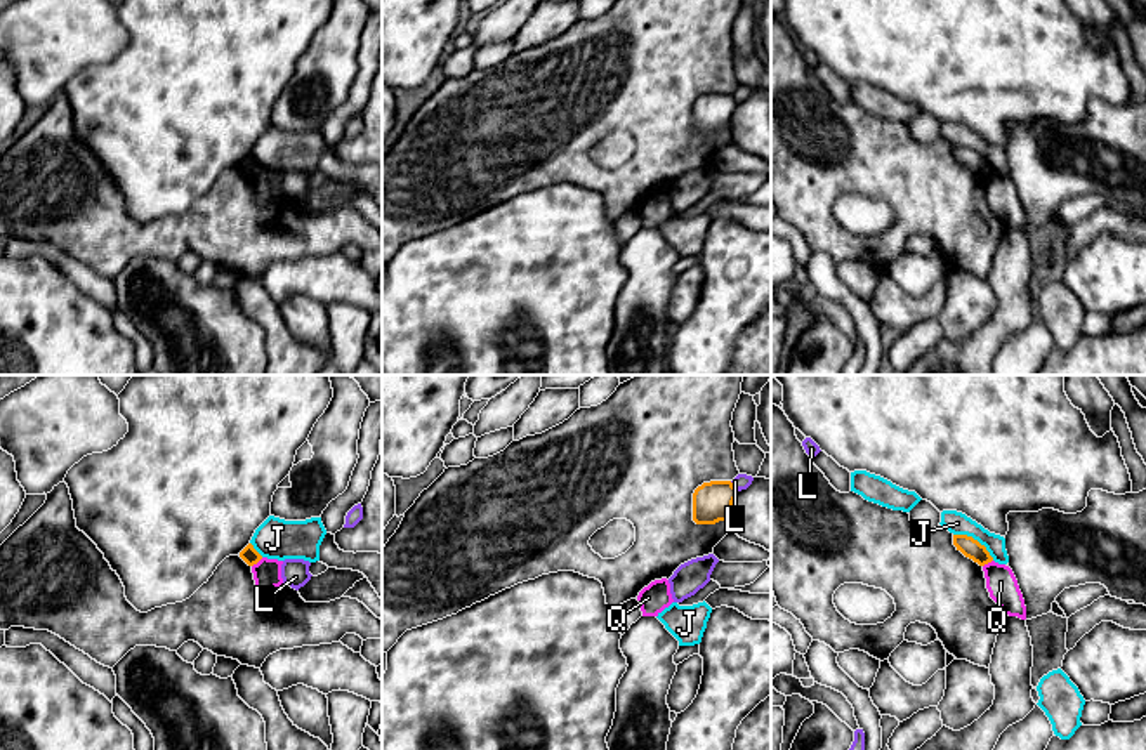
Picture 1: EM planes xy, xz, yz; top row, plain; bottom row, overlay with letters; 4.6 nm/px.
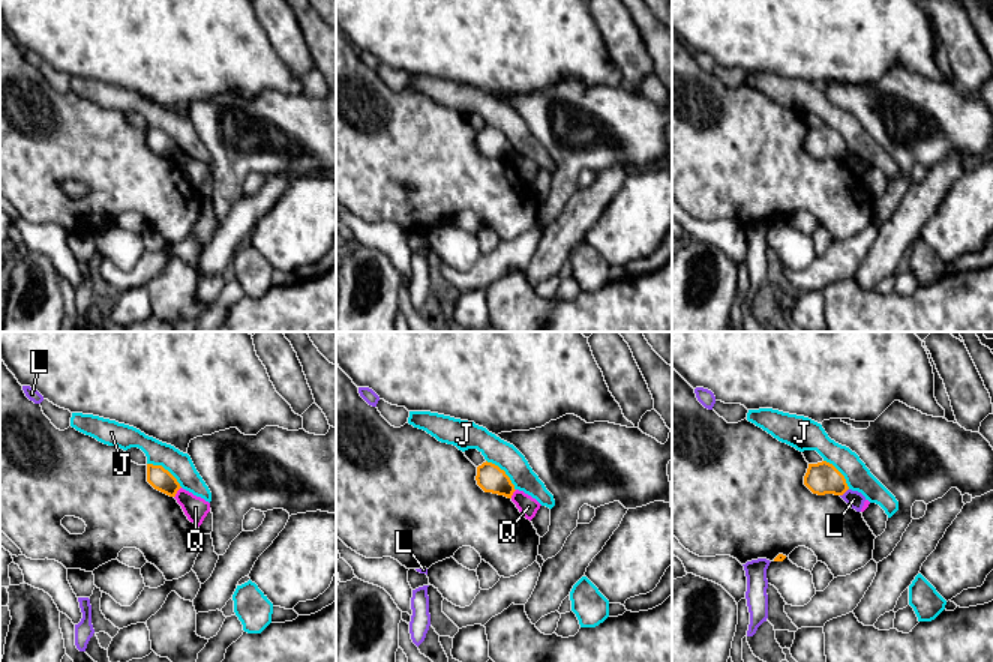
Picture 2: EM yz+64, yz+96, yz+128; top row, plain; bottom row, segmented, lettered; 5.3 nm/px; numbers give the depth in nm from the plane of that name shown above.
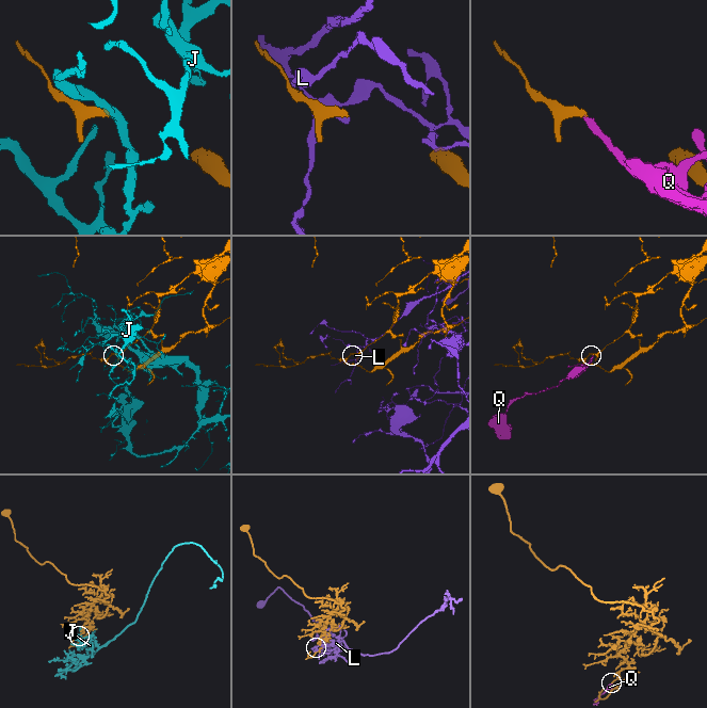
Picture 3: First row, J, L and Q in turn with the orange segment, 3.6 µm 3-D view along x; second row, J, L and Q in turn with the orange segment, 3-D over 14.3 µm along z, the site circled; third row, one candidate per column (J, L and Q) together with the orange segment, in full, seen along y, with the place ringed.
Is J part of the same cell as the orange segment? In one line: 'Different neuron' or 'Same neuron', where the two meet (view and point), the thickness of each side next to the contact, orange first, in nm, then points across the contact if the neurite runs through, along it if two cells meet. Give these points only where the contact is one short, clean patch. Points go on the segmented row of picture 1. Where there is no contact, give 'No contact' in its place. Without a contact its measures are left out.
Different neuron. Touches orange at yz (976, 540). Thickness 90 nm (orange) against 110 nm. Boundary: yz (954, 533), (976, 539), (994, 559)

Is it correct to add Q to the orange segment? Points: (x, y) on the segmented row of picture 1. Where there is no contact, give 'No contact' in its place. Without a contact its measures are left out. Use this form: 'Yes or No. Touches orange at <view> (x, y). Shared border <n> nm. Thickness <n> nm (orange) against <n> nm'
No. Touches orange at xy (257, 561). Shared border 70 nm. Thickness 80 nm (orange) against 130 nm

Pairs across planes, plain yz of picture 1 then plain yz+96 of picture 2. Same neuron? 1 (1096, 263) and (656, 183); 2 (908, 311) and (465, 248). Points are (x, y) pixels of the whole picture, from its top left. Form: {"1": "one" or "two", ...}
{"1": "one", "2": "two"}

